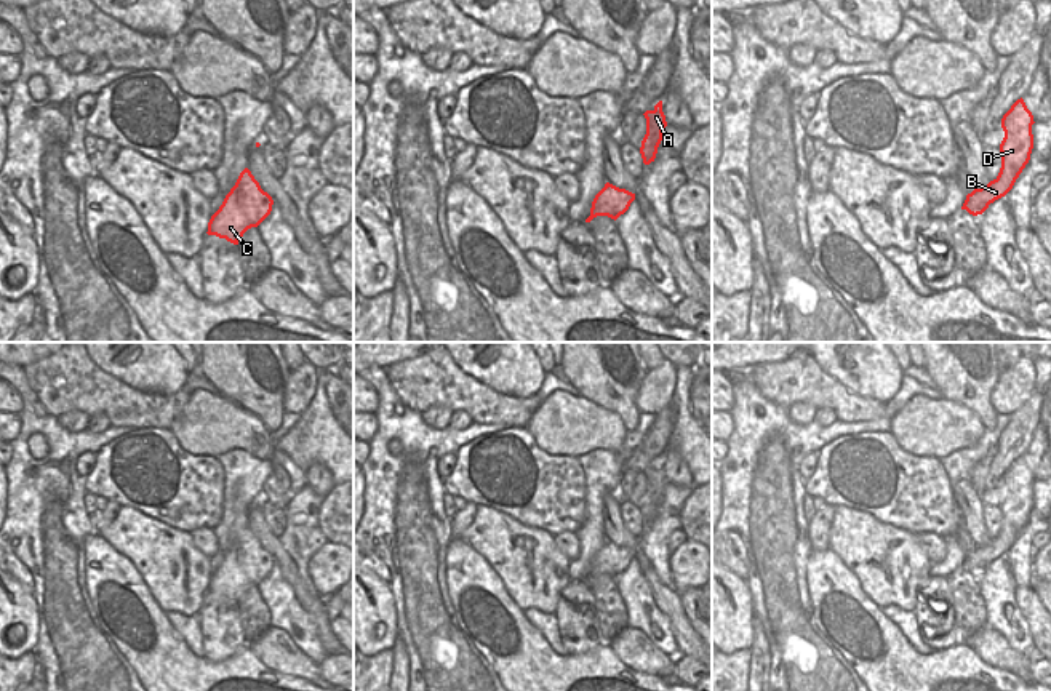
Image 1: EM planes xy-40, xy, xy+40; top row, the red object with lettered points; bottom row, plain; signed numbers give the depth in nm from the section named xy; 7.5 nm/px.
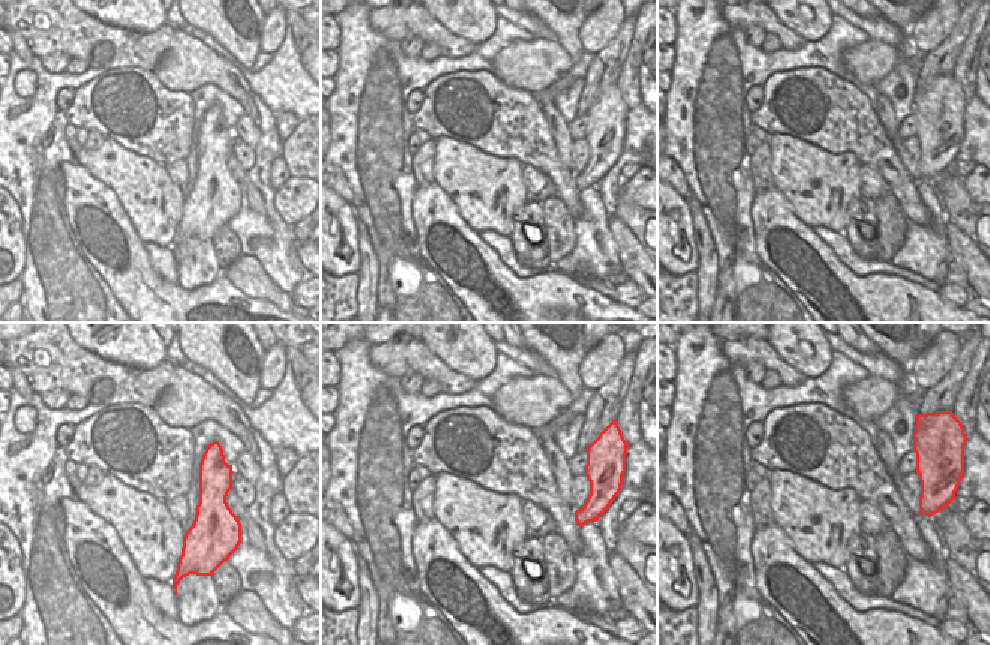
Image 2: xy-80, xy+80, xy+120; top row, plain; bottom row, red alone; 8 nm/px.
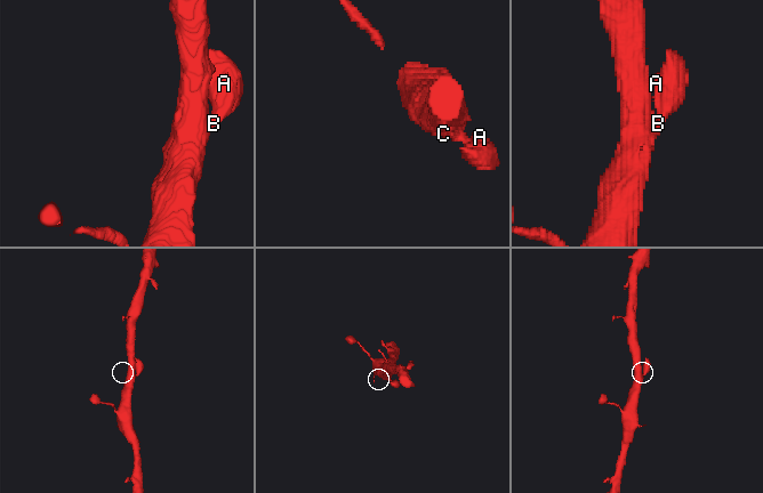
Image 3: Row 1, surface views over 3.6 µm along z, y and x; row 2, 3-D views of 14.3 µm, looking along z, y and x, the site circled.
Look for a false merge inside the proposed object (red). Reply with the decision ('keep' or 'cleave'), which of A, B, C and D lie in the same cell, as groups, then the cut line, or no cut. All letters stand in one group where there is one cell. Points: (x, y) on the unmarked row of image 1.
keep | A B C D | no cut

